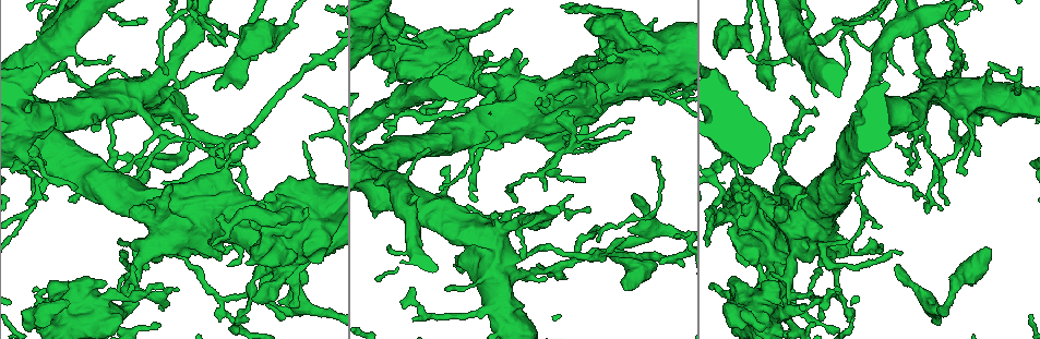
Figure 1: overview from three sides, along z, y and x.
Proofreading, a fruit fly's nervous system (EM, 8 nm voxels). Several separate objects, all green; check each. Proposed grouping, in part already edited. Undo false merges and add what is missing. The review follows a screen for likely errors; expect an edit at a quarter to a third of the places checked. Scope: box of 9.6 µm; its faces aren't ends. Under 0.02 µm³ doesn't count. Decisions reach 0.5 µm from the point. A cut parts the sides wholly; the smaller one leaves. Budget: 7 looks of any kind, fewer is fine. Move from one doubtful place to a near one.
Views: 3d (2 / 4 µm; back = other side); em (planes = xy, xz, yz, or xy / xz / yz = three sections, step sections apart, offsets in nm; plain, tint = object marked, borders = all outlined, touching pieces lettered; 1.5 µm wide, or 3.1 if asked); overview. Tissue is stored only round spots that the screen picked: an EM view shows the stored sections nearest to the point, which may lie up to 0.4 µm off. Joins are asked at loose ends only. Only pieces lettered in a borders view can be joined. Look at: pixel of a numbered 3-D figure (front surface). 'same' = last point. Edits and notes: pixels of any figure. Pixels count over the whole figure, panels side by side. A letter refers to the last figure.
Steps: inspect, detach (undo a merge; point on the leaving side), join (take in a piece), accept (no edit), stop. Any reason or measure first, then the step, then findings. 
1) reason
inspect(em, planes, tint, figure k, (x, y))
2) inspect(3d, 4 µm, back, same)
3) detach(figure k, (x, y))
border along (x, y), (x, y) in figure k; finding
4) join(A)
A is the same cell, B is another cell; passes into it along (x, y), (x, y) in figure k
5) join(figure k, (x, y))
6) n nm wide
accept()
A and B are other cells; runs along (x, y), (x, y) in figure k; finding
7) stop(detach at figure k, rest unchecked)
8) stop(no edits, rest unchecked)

an open end
inspect(3d, 2 µm, figure 1, (78, 186))

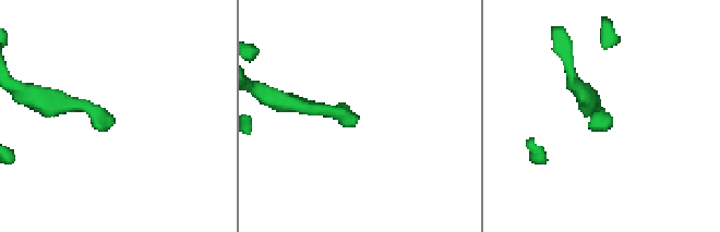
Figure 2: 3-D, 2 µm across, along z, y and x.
inspect(em, planes, borders, figure 2, (357, 123))

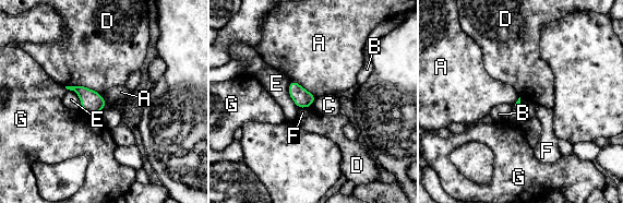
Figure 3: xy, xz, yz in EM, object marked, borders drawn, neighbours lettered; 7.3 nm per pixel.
accept()
A, B, C, D, E, F and G are other cells; border along (315, 97), (311, 105) in figure 3; no lettered piece goes on from it

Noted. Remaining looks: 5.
sudden change in width
inspect(em, planes, tint, figure 1, (641, 49))

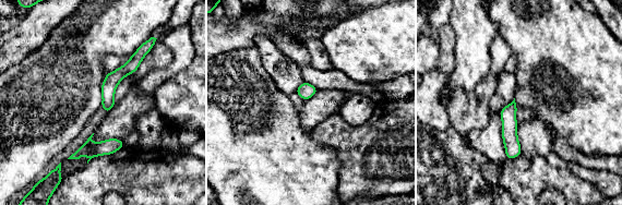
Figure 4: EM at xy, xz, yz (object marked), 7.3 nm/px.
what lies round it
inspect(em, planes, borders, same)

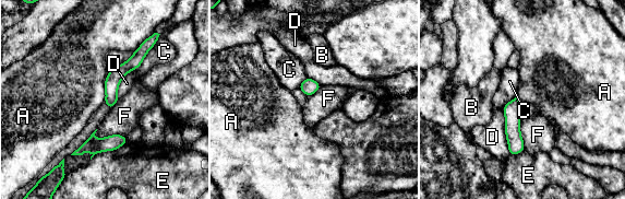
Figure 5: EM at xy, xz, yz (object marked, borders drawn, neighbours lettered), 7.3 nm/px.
40 nm wide
accept()
A, B, C, D, E and F are other cells; border along (110, 69), (105, 80), (103, 103) in figure 5; all the same neuron

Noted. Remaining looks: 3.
inspect(3d, 2 µm, figure 1, (240, 87))

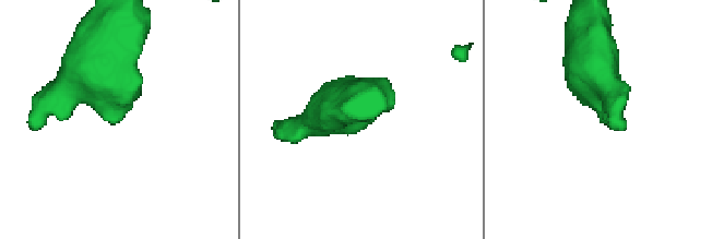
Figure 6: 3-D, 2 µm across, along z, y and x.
shape alone is not enough
inspect(em, planes, borders, figure 6, (114, 124))

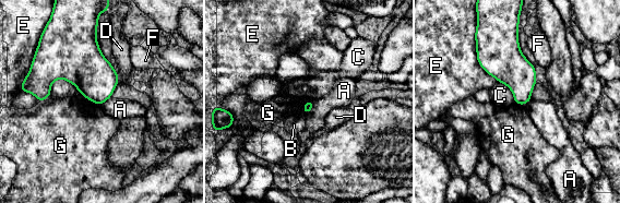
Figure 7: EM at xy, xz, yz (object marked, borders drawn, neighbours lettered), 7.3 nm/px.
accept()
A, B, C, D, E, F and G are other cells; border along (81, 94), (100, 105) in figure 7; no lettered piece goes on from it

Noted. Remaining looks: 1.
stop(no edits, rest unchecked)

